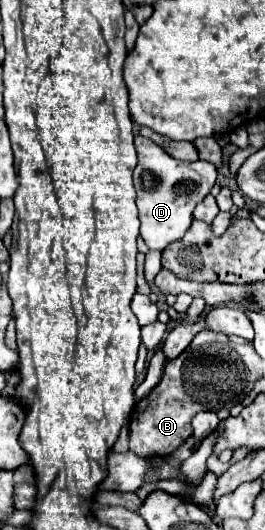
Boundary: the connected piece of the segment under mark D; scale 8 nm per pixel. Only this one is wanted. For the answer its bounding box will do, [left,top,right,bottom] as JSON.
[133,136,217,250]

